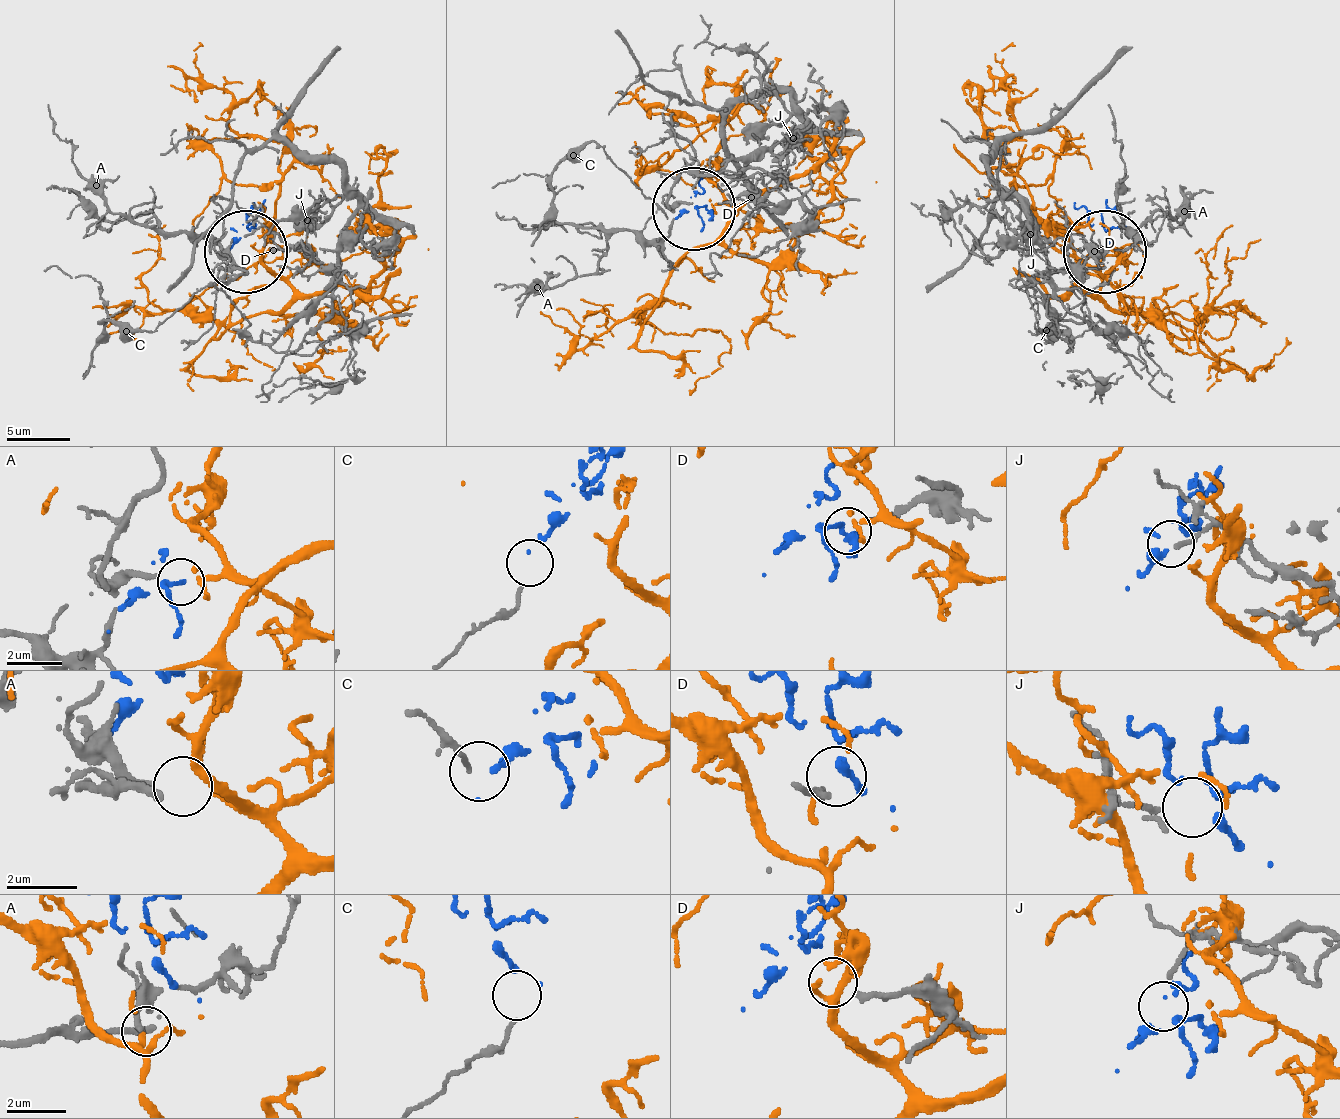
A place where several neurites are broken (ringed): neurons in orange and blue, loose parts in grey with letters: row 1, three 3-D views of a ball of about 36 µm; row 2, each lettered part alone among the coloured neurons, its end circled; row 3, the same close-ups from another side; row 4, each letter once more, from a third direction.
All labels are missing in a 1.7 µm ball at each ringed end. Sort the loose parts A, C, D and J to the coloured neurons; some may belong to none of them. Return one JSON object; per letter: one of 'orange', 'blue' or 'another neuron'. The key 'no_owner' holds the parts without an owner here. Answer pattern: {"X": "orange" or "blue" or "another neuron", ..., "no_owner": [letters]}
{"A": "orange", "C": "another neuron", "D": "another neuron", "J": "blue", "no_owner": ["C", "D"]}

